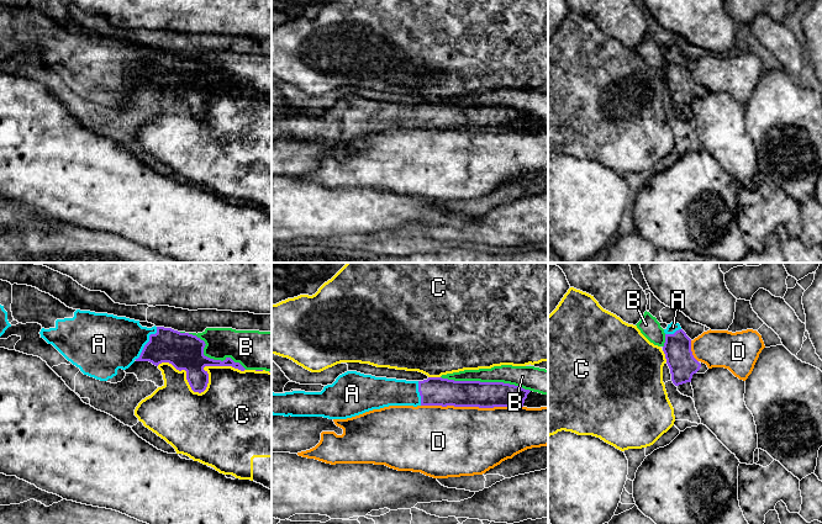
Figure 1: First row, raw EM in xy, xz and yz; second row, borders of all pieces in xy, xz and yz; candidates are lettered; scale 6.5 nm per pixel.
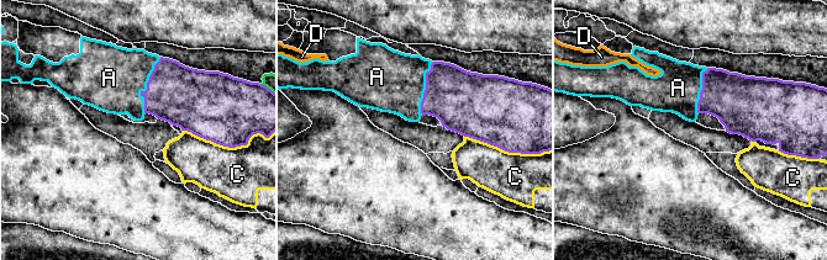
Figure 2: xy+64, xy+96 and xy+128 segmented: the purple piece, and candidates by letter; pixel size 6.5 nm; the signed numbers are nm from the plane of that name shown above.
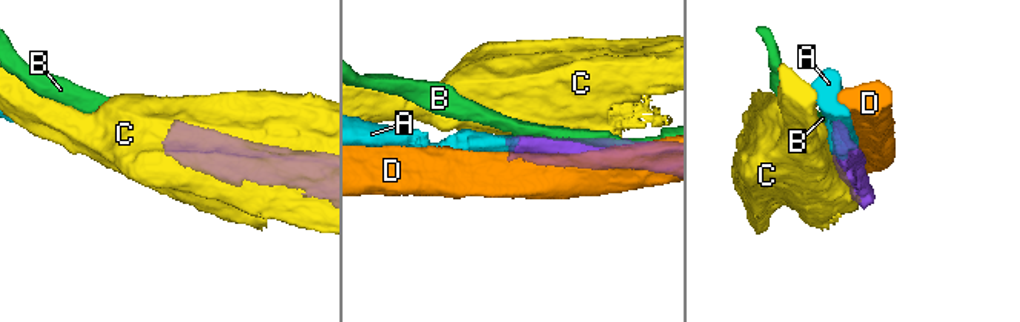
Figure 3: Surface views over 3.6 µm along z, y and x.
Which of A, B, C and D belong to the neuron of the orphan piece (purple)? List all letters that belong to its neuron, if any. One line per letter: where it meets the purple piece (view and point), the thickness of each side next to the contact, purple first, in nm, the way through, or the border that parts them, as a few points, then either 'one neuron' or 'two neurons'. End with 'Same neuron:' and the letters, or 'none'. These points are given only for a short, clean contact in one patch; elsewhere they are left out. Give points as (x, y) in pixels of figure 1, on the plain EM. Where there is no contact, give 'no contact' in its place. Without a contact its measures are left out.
A: contact xy (147, 67); calibres 240 and 360 nm; way xy (183, 74), (170, 69), (147, 67), (109, 67); one neuron
B: contact xz (485, 106); calibres 180 and 140 nm; two neurons
C: contact xy (205, 111); calibres 220 and 480 nm; two neurons
D: contact xz (472, 130); calibres 190 and 440 nm; two neurons
Same neuron: A

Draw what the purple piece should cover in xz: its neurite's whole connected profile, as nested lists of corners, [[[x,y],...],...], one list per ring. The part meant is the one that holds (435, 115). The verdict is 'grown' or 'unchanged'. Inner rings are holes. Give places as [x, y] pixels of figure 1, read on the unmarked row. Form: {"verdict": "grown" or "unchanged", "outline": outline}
{"verdict": "grown", "outline": [[[347,95],[321,116],[273,116],[272,138],[347,143],[389,129],[520,132],[529,116],[504,106],[454,105],[442,101],[406,105]]]}

